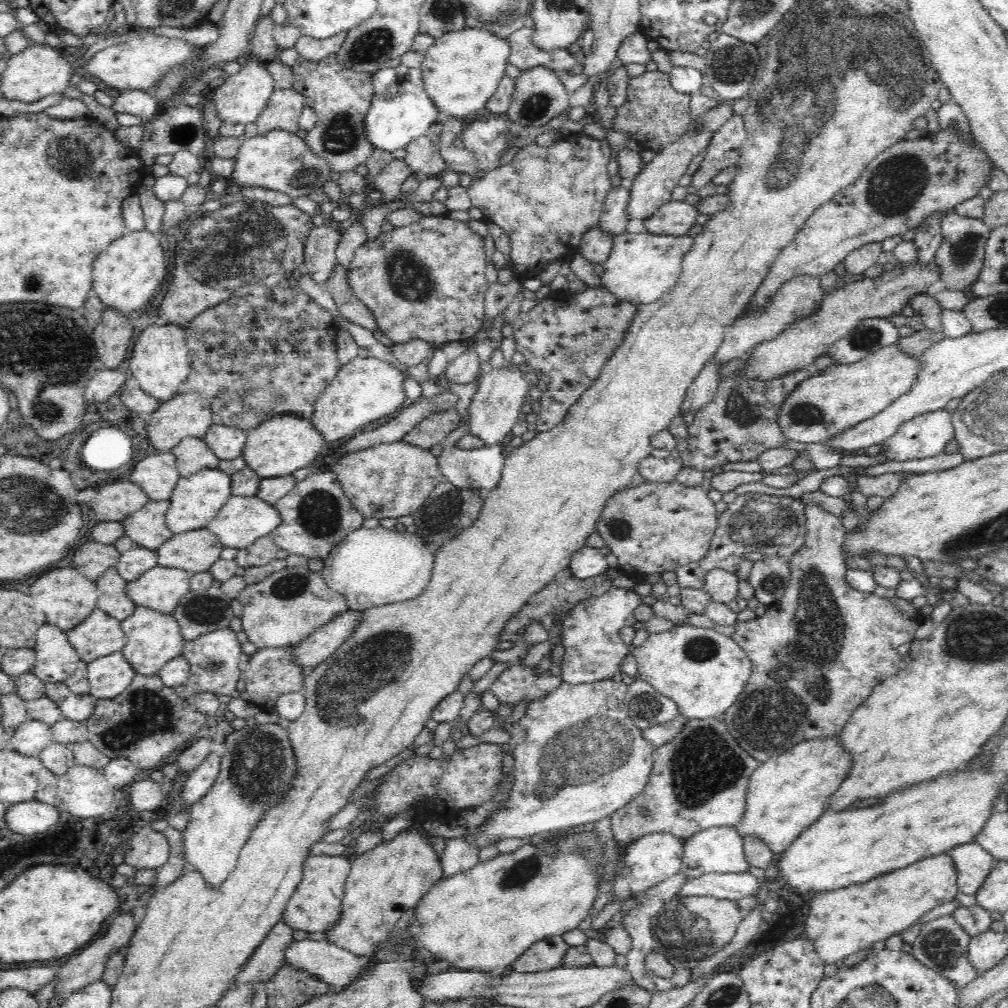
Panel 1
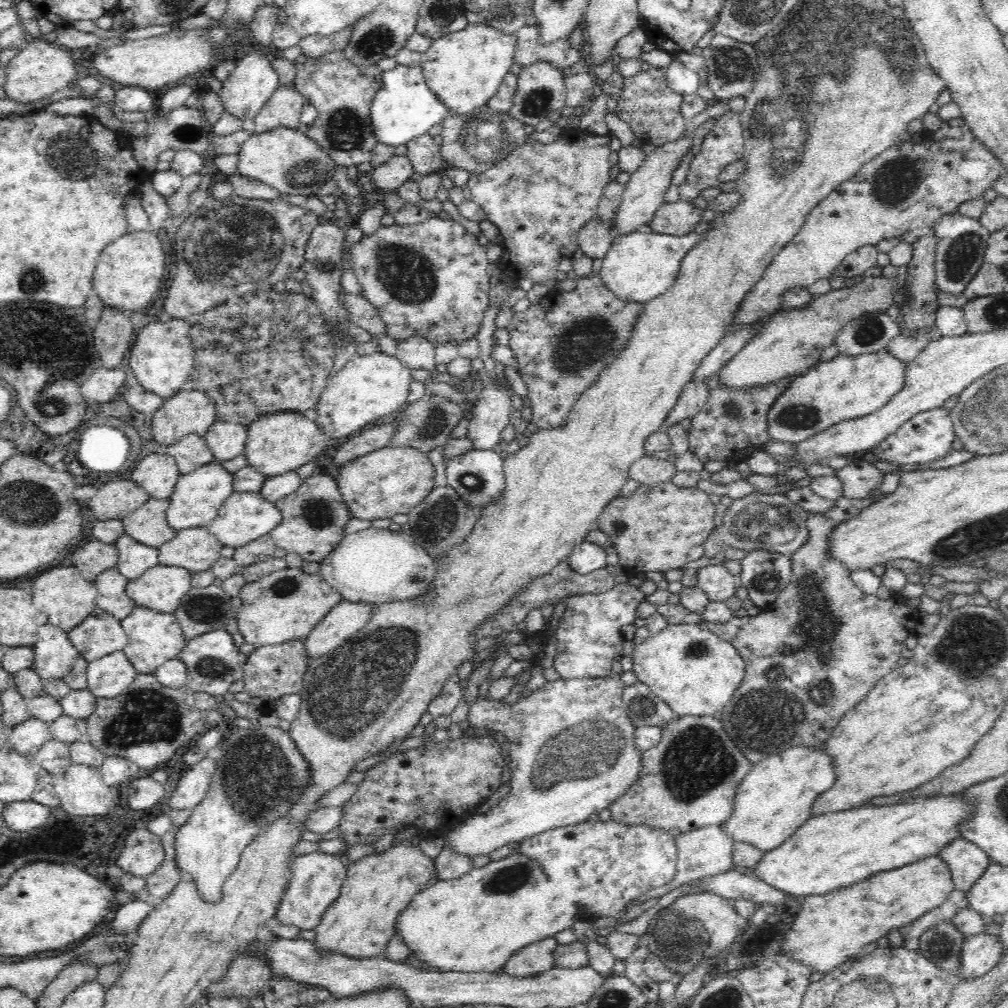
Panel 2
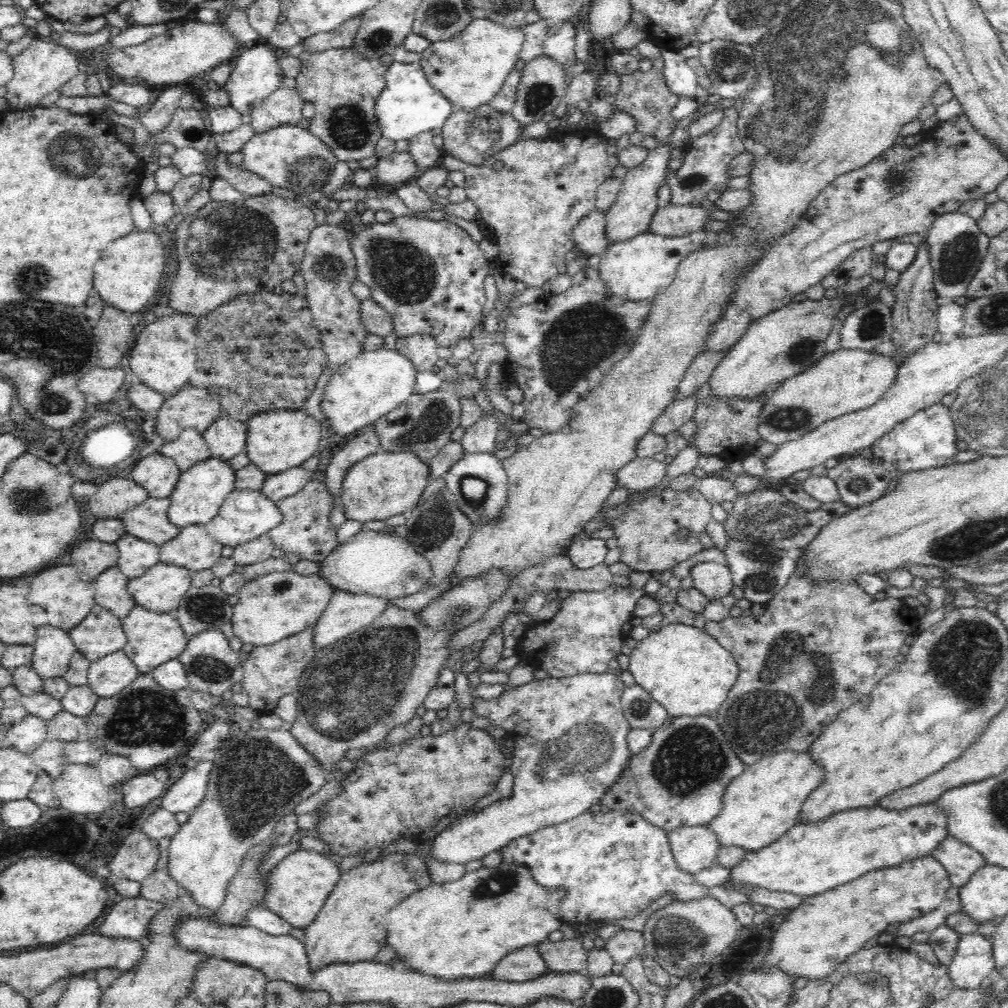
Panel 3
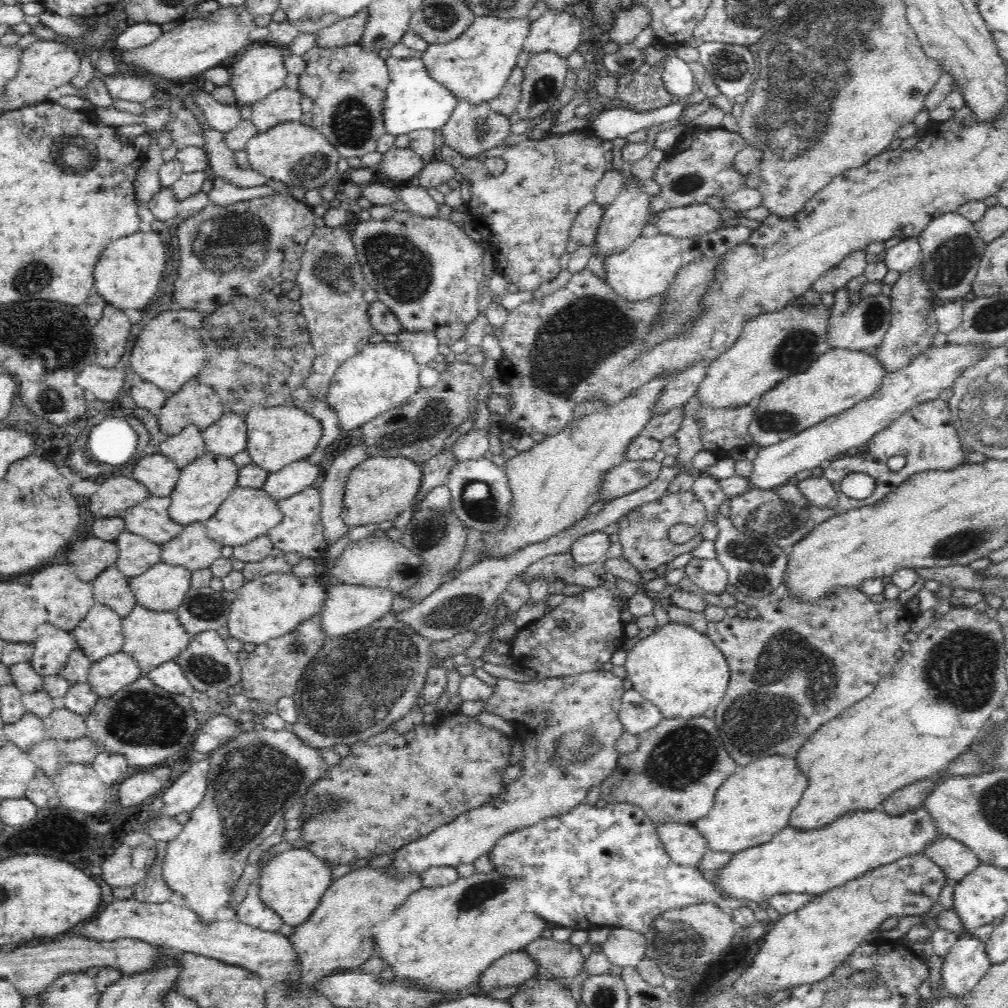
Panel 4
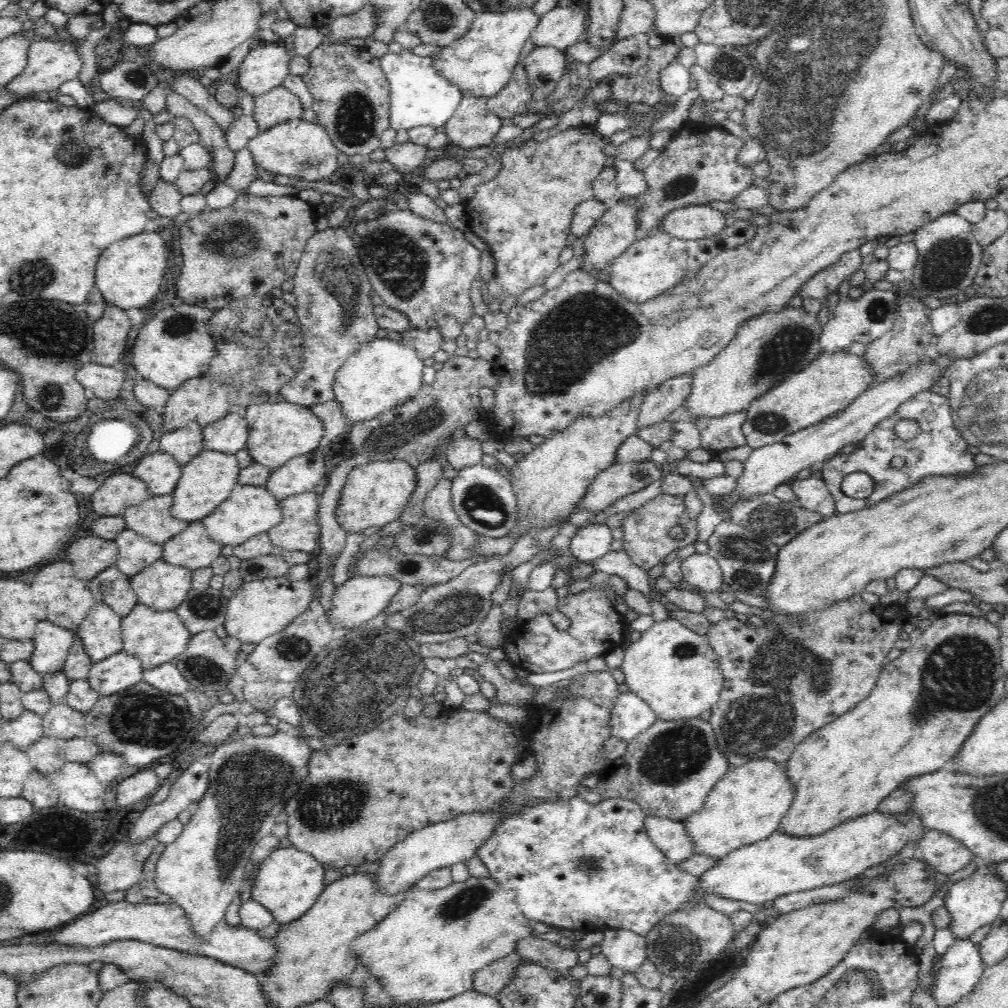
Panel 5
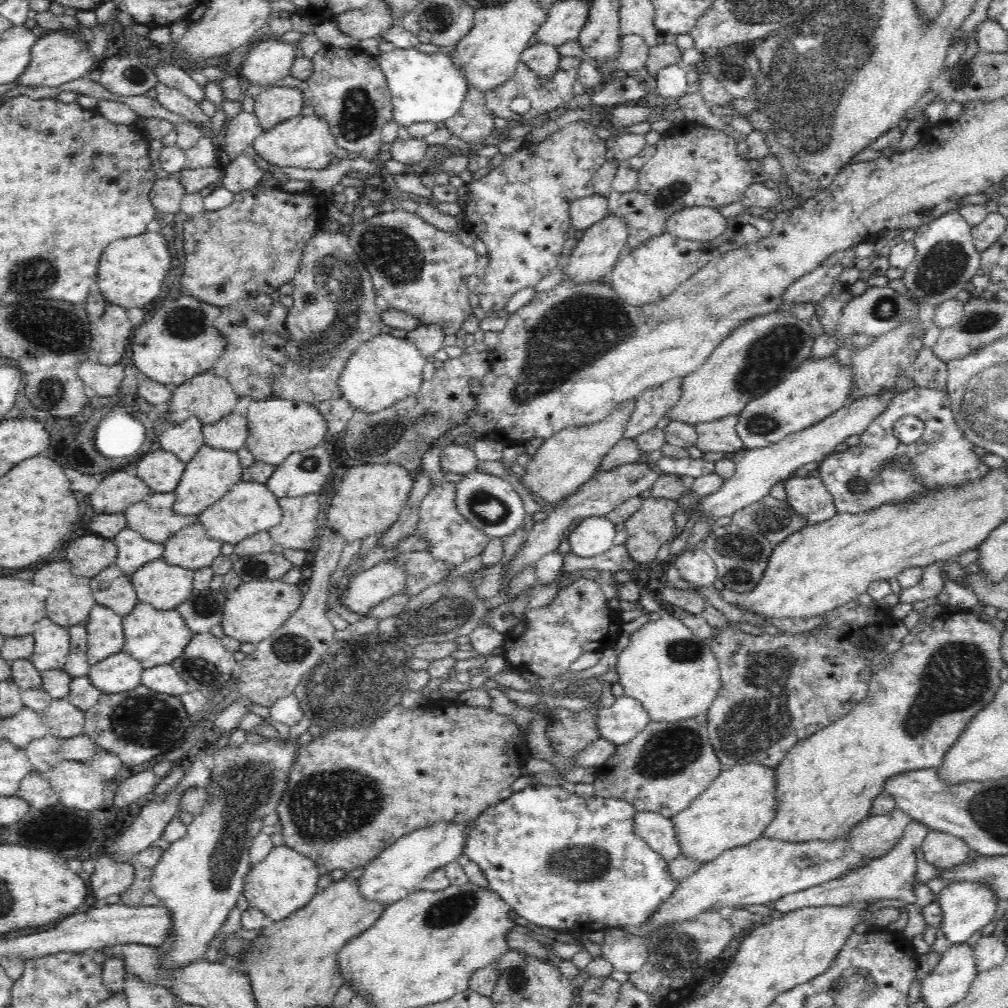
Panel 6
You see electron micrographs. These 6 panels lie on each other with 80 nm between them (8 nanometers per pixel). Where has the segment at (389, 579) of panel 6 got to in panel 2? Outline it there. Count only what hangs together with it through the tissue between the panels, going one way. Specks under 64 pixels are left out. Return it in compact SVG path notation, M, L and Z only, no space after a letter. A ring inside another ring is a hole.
M340 599L305 638L308 658L315 659L332 653L340 643L360 632L372 618L375 606L364 601L352 603Z

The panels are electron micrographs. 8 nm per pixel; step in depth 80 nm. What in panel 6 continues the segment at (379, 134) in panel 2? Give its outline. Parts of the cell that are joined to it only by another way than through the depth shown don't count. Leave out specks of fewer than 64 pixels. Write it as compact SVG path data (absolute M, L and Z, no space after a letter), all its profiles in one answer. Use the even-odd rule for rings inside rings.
M416 46L381 53L377 60L392 95L393 119L400 126L408 128L412 123L442 122L451 119L462 106L469 86L466 75L456 67L450 53L427 54Z

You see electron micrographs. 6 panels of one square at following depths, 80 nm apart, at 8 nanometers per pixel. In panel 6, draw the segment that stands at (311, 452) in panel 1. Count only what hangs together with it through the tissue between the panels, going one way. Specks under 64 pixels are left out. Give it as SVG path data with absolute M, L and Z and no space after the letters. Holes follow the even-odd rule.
M275 396L250 403L247 410L249 435L245 446L254 455L256 461L277 467L293 452L302 452L326 440L327 424L322 413L315 405L304 401L281 399Z

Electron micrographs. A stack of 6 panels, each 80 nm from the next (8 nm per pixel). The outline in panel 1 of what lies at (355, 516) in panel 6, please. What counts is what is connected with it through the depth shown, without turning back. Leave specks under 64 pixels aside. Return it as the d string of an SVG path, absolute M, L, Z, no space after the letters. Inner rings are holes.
M376 444L366 450L342 454L332 466L352 506L364 518L398 518L416 512L444 479L438 460L428 448L404 444Z

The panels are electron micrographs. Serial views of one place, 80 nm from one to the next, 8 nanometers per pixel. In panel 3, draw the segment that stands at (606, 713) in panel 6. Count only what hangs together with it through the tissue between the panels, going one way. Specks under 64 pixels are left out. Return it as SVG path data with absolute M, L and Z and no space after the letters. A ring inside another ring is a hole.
M634 685L624 690L621 697L624 717L632 729L654 730L671 718L668 711L658 704L642 686Z

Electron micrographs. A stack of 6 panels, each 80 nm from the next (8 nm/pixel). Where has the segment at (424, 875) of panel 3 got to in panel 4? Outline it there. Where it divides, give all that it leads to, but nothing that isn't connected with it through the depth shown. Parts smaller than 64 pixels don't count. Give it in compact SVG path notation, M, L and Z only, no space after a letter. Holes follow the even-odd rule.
M391 865L379 869L361 867L333 880L316 910L287 936L300 961L300 978L297 983L290 980L284 983L289 984L293 990L313 992L316 991L312 990L316 980L322 980L324 976L330 976L338 970L360 967L374 954L372 950L375 940L371 928L384 916L400 908L408 896L422 887L420 874L414 872L408 876L399 876Z

